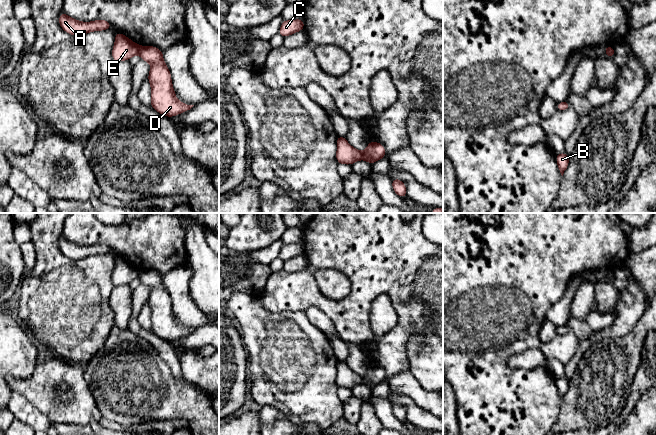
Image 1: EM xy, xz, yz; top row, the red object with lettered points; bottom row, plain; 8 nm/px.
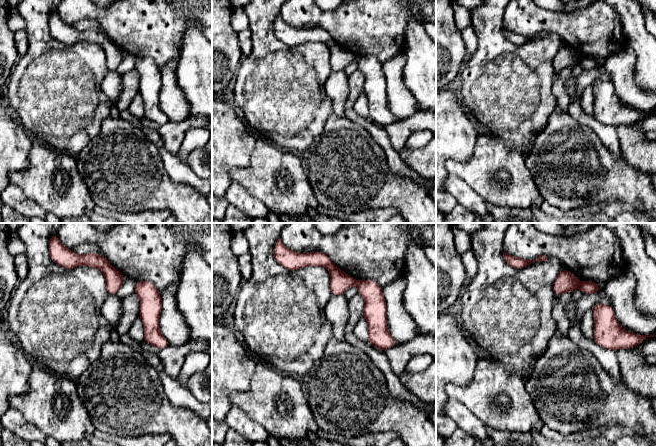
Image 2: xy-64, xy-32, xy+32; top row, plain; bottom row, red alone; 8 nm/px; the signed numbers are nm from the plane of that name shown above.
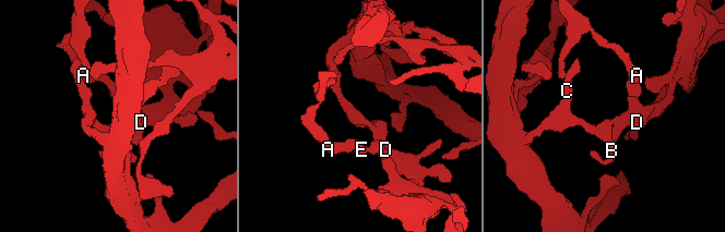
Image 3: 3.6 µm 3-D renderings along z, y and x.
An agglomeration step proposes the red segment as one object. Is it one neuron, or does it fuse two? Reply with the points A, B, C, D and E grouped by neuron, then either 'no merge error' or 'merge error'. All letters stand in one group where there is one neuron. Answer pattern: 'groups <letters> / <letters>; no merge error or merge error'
groups A E / B C D; merge error

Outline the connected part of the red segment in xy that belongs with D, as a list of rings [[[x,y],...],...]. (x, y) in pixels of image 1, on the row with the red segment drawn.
[[[140,46],[139,55],[141,60],[151,64],[147,78],[151,85],[151,107],[171,118],[190,110],[194,105],[182,103],[176,98],[171,73],[164,62],[163,52],[154,46]]]

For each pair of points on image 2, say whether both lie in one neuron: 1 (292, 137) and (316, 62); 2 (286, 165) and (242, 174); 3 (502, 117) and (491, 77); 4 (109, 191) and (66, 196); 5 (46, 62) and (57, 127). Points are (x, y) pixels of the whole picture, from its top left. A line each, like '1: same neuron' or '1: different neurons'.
1: same neuron
2: same neuron
3: same neuron
4: different neurons
5: same neuron

